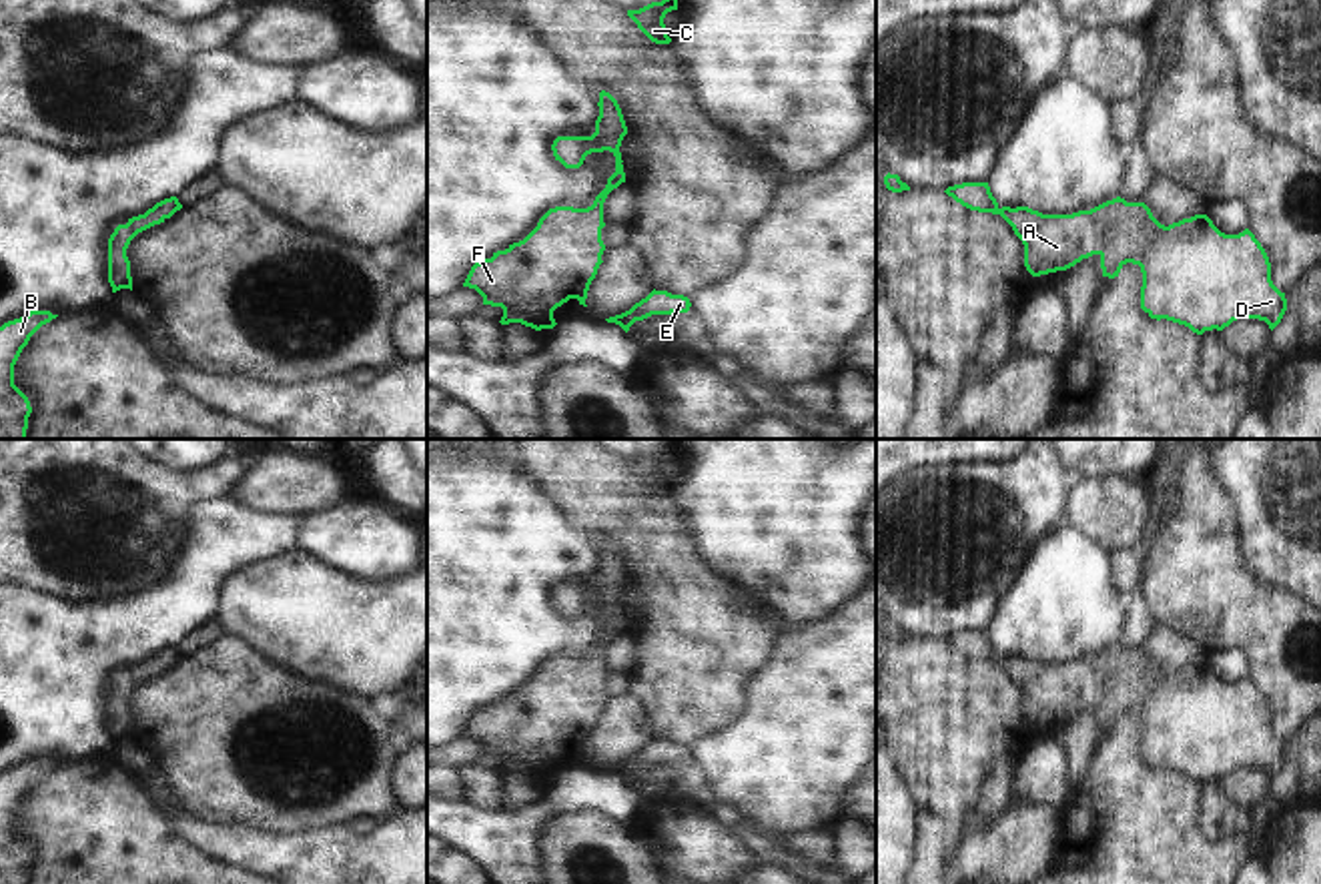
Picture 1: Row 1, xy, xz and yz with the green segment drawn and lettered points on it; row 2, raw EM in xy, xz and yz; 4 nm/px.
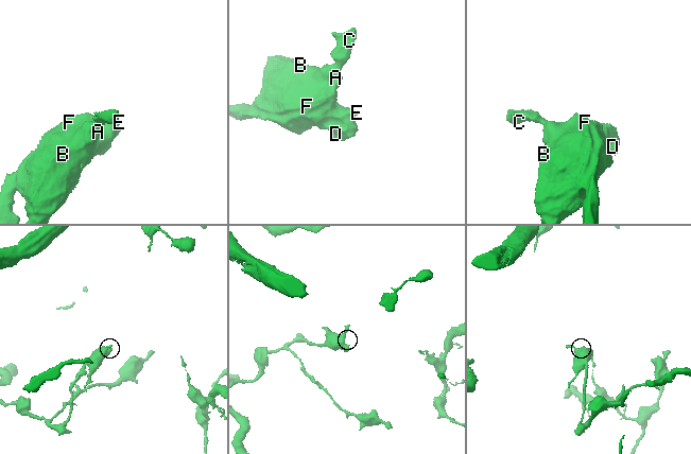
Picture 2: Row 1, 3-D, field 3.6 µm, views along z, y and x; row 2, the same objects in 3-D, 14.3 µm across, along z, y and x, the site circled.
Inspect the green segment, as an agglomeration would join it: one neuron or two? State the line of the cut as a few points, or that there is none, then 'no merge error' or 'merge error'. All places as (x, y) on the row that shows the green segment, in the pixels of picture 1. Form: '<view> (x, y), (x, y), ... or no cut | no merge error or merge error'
no cut | no merge error

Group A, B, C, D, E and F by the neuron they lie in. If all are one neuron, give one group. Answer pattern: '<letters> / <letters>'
A B C D E F

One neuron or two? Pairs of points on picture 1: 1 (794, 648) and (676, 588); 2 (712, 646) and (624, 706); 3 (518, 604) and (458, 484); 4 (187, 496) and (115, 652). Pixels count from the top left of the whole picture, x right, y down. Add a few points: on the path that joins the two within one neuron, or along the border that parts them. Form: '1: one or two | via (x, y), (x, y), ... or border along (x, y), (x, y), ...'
1: two | border along (778, 638), (770, 658), (750, 678)
2: two | border along (626, 692), (644, 706), (654, 736)
3: one | via (488, 574), (458, 544), (458, 514)
4: two | border along (179, 554), (157, 582), (129, 594), (99, 598)

